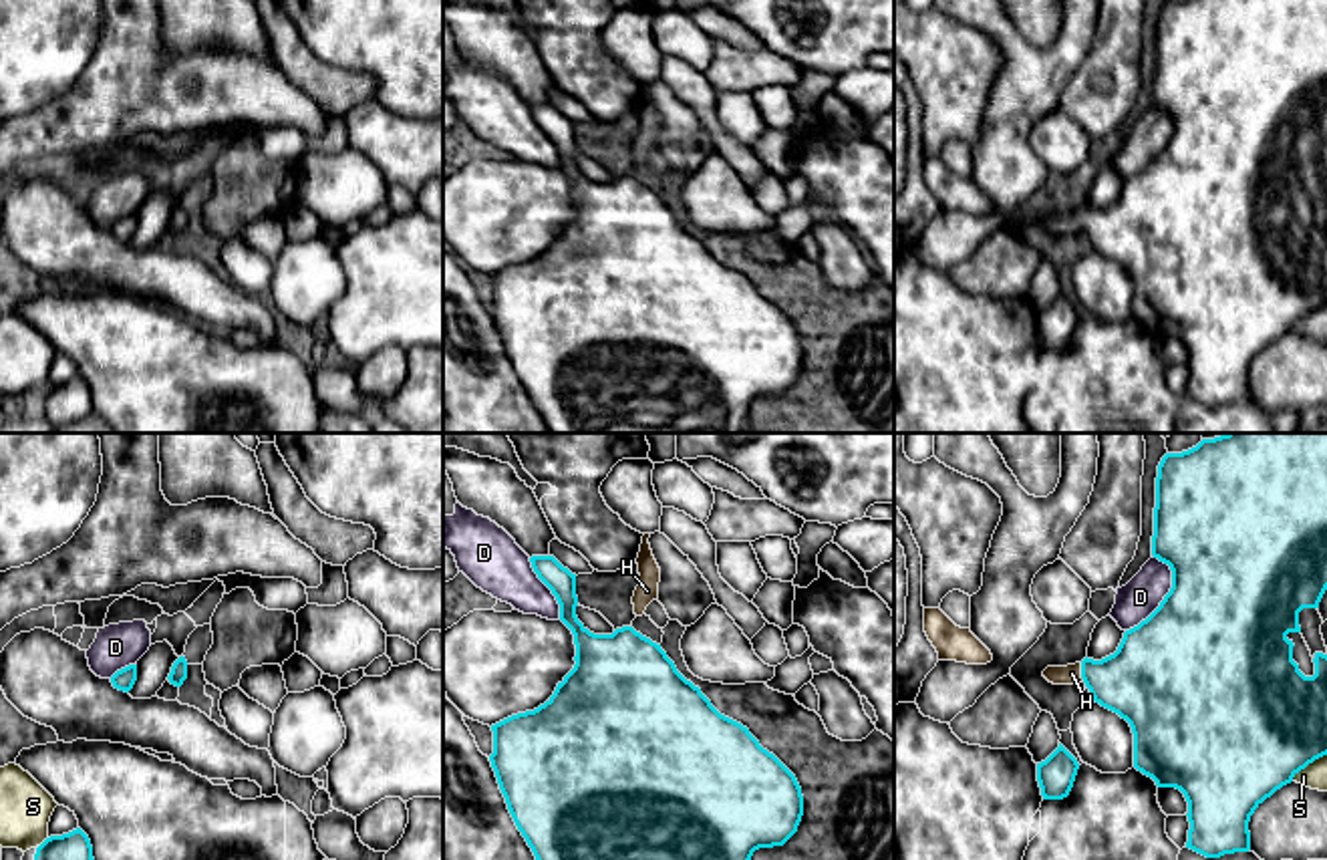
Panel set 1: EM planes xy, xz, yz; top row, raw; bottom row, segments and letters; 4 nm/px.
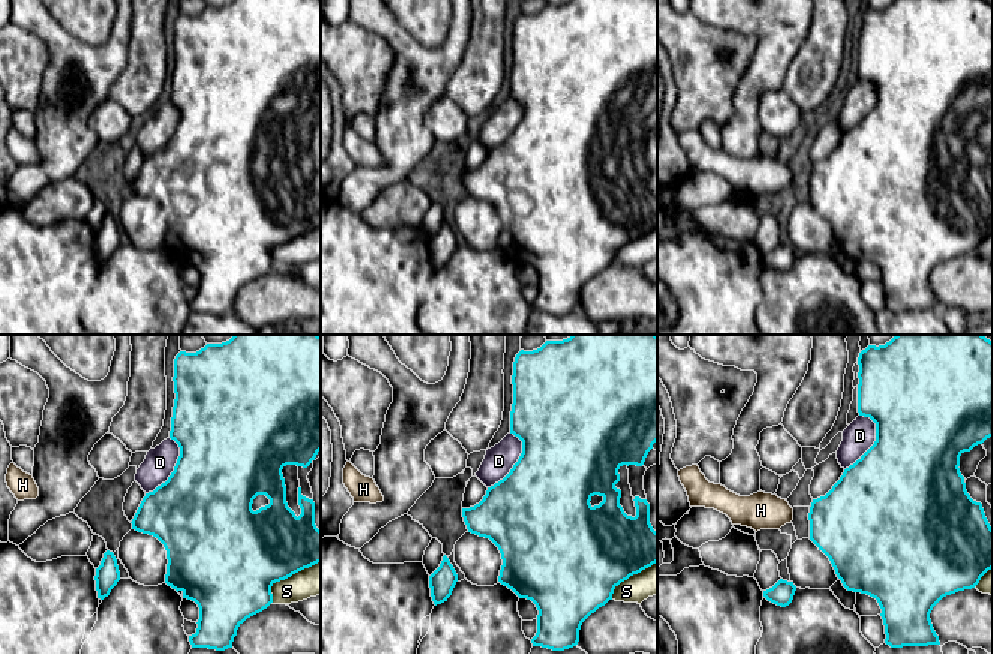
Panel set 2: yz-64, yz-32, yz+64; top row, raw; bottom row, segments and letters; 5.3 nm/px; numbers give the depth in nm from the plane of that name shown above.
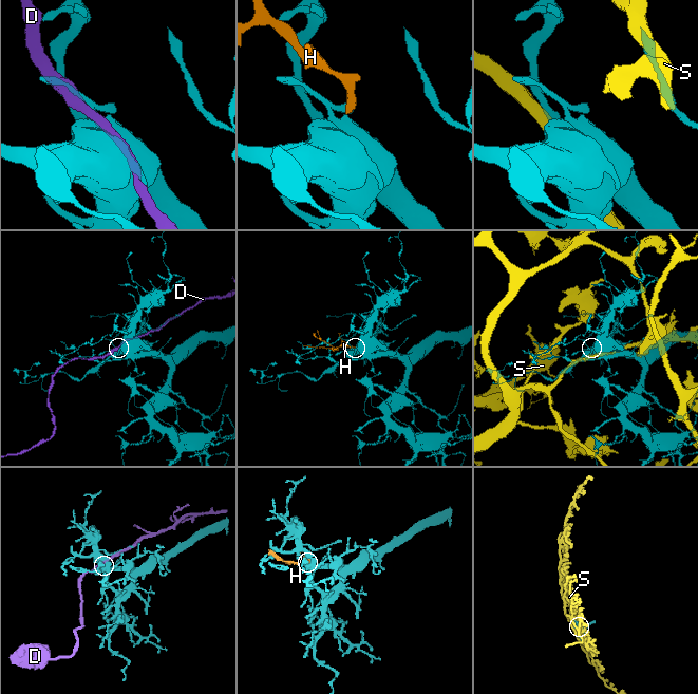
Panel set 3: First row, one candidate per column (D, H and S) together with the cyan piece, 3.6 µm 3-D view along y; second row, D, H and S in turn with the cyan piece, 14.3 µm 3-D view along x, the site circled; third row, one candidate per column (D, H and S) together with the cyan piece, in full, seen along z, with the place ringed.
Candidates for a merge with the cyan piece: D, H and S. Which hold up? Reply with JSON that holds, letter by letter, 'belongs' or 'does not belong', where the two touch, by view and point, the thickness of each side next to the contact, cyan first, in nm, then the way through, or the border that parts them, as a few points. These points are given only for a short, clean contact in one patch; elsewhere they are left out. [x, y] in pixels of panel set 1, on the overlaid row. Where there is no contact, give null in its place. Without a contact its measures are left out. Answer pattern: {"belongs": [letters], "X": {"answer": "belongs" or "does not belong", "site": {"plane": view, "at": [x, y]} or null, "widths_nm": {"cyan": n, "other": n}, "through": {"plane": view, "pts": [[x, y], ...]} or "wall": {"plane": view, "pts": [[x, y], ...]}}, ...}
{"belongs": ["H"], "D": {"answer": "does not belong", "site": {"plane": "yz", "at": [1166, 595]}, "widths_nm": {"cyan": 500, "other": 160}}, "H": {"answer": "belongs", "site": {"plane": "yz", "at": [1082, 673]}, "widths_nm": {"cyan": 320, "other": 80}, "through": {"plane": "yz", "pts": [[1144, 679], [1082, 673], [1072, 673]]}}, "S": {"answer": "does not belong", "site": {"plane": "yz", "at": [1307, 764]}, "widths_nm": {"cyan": 500, "other": 100}}}

